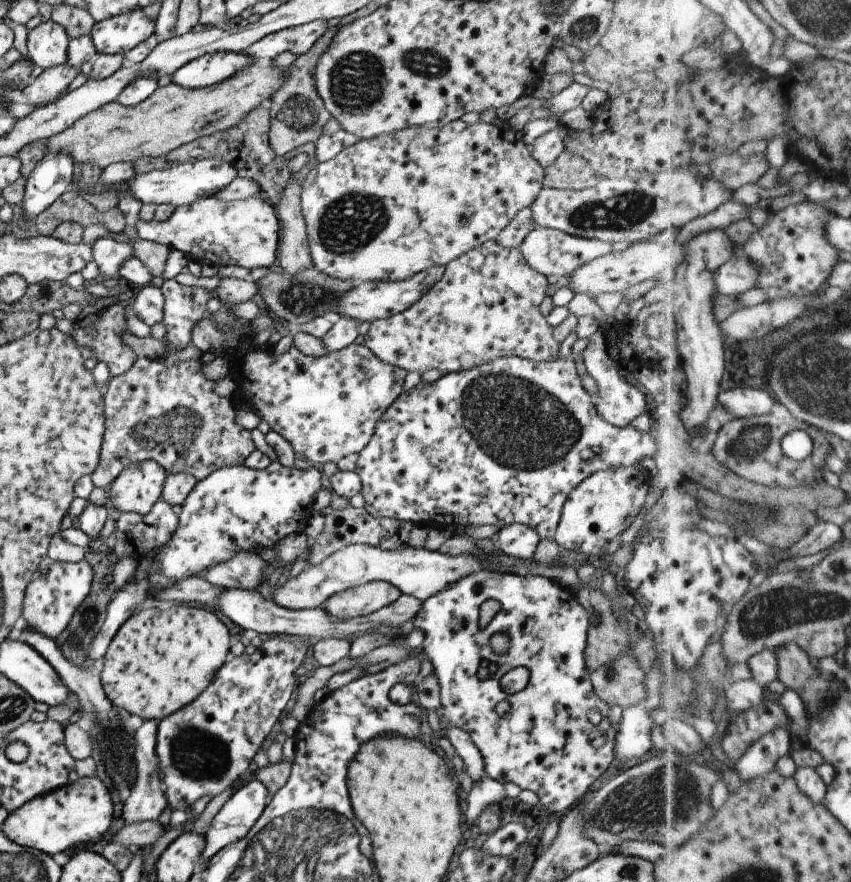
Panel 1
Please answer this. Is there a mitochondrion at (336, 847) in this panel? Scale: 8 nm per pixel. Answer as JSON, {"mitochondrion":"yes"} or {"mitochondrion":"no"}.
{"mitochondrion":"yes"}

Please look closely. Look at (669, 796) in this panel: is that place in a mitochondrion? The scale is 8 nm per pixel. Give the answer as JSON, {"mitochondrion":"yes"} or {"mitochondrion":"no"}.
{"mitochondrion":"yes"}

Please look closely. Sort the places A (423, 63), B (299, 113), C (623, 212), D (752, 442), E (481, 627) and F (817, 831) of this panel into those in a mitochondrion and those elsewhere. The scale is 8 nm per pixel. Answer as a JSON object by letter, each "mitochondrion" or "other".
{"A":"mitochondrion","B":"mitochondrion","C":"mitochondrion","D":"mitochondrion","E":"other","F":"other"}

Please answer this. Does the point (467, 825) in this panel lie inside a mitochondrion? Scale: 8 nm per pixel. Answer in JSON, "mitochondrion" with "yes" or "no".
{"mitochondrion":"no"}

